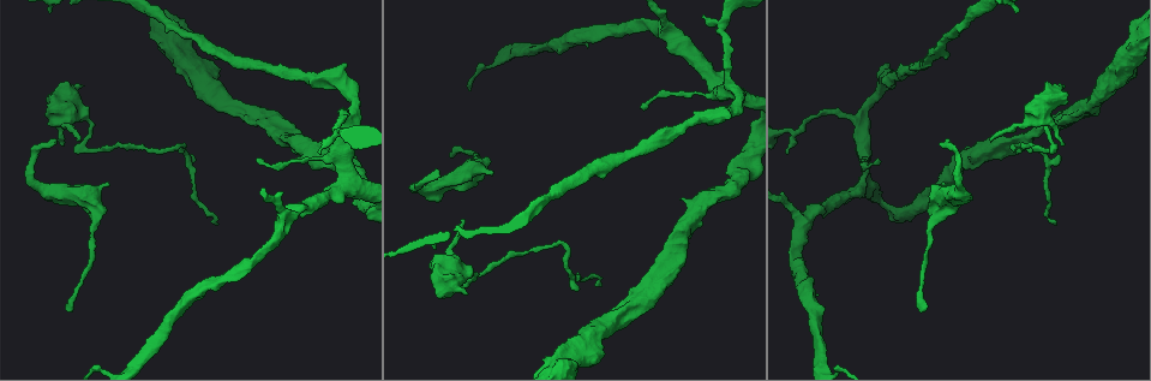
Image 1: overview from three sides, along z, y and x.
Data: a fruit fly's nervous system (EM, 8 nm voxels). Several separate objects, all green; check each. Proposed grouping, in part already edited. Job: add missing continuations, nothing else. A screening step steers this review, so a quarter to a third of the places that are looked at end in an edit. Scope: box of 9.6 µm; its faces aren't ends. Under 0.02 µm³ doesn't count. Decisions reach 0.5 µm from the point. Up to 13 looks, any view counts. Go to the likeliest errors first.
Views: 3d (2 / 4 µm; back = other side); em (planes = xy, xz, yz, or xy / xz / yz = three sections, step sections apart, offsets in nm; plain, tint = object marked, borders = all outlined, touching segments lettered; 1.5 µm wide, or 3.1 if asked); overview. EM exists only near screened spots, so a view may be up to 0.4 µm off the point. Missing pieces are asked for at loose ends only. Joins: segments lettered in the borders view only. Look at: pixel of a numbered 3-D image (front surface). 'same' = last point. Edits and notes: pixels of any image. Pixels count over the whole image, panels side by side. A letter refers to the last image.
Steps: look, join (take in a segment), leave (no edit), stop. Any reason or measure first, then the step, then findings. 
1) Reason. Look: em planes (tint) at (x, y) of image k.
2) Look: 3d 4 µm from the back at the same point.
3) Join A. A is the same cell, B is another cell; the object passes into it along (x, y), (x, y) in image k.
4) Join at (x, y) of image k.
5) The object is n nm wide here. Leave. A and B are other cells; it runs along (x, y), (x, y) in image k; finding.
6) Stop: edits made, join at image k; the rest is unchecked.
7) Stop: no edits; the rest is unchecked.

Thin end. Look: em planes (plain) at (435, 177) of image 1.

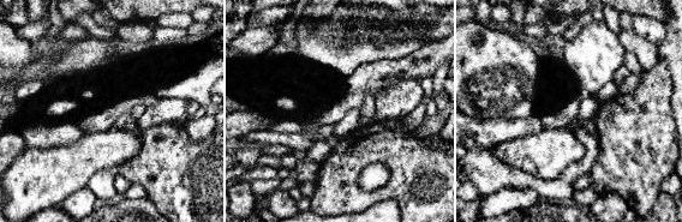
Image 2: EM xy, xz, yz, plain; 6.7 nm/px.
Look: em planes (borders) at the same point.

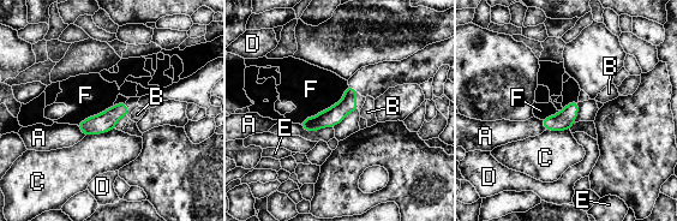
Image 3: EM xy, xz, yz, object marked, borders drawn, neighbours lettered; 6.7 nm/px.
The object is 130 nm wide here. Leave. A, B, C, D, E and F are other cells; a border runs along (348, 85), (336, 102), (299, 124) in image 3; no lettered segment goes on from it.

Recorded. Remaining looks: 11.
Tapers out. Look: em xy step 8 (tint) at (107, 183) of image 1.

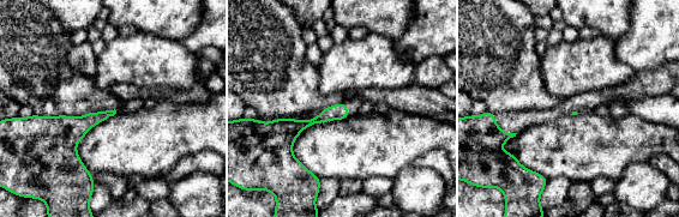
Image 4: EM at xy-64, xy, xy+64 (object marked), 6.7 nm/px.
Look: em planes (borders) at the same point.

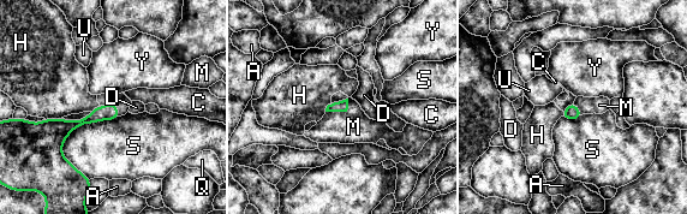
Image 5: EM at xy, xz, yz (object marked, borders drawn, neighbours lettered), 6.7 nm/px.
The longest contact is with S, 480 nm. Join M. M is the same cell, A, C, D, H, Q, S, U and Y are other cells; the object passes into it along (340, 106), (341, 111), (353, 126) in image 5; it goes on there.

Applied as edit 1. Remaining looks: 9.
Look: overview.

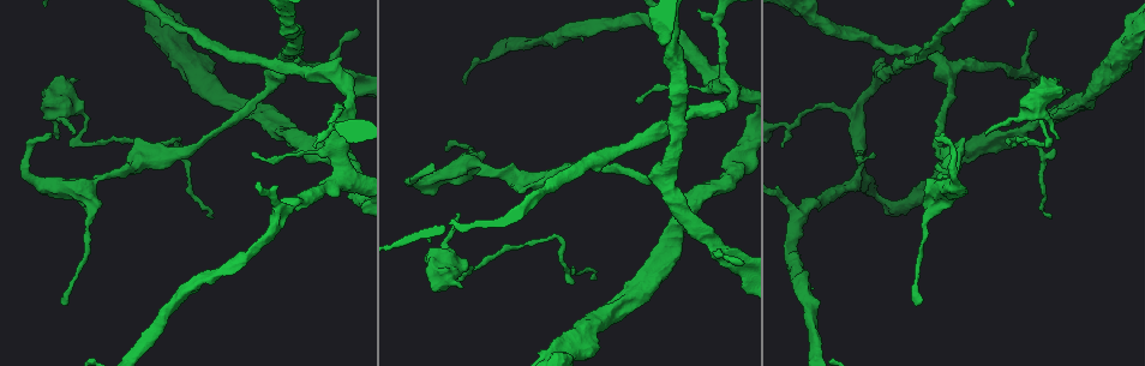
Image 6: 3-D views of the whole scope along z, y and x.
Branch stops here. Look: 3d 2 µm from the back at (697, 8) of image 6.

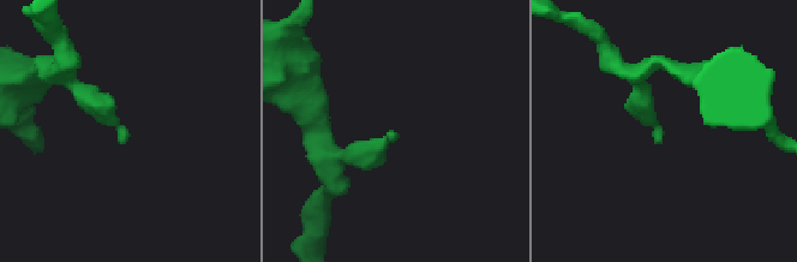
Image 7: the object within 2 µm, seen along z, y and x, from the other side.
Now the EM. Look: em planes (plain) at (395, 135) of image 7.

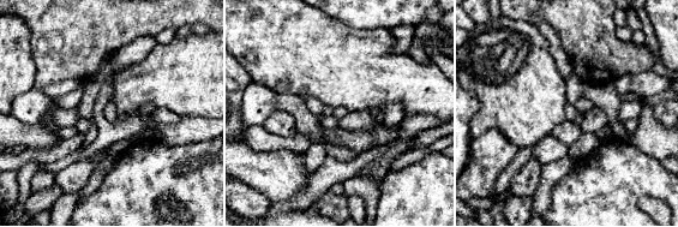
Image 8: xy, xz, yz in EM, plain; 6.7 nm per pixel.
What lies round it. Look: em planes (borders) at the same point.

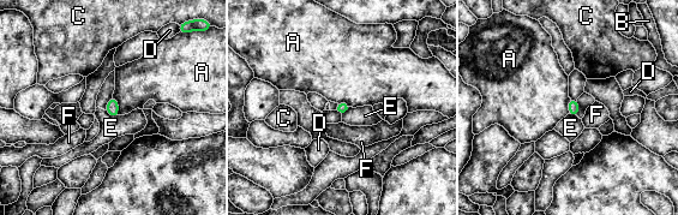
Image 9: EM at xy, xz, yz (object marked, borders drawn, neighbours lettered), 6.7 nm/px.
The object is 80 nm wide here. Leave. A, B, C, D, E and F are other cells; a border runs along (113, 96), (118, 102), (119, 114) in image 9; none of them fits.

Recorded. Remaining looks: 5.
Thin end. Look: em planes (borders) at (1057, 137) of image 6.

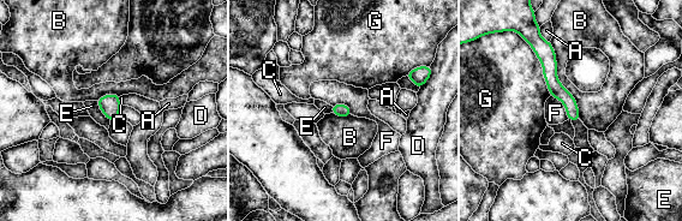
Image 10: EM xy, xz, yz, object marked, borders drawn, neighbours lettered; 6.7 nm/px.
The longest contact is with B, 550 nm. Leave. A, B, C, D, E, F and G are other cells; a border runs along (549, 41), (556, 76), (580, 119) in image 10; no lettered segment goes on from it.

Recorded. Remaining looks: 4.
Branch stops here. Look: em planes (borders) at (445, 151) of image 6.

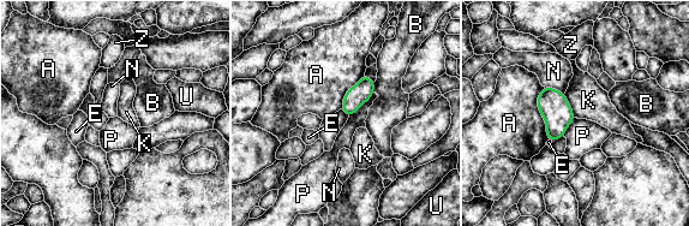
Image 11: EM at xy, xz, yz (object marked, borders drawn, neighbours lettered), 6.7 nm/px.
Leave. A, B, E, K, N, P, U and Z are other cells; a border runs along (544, 85), (556, 88), (563, 94) in image 11; none of them fits.

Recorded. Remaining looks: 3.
Stop: edits made, join at image 5; the rest is unchecked.

